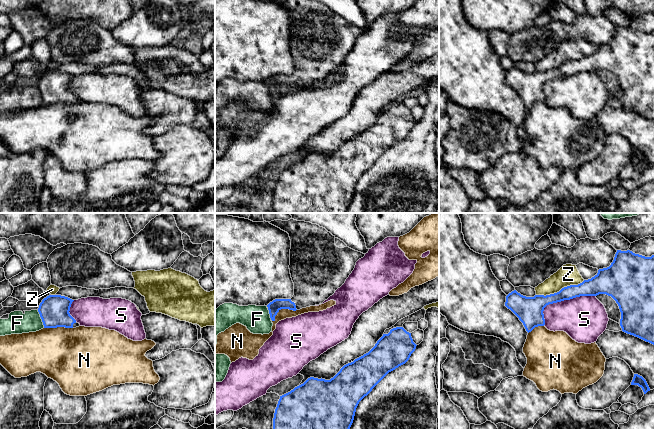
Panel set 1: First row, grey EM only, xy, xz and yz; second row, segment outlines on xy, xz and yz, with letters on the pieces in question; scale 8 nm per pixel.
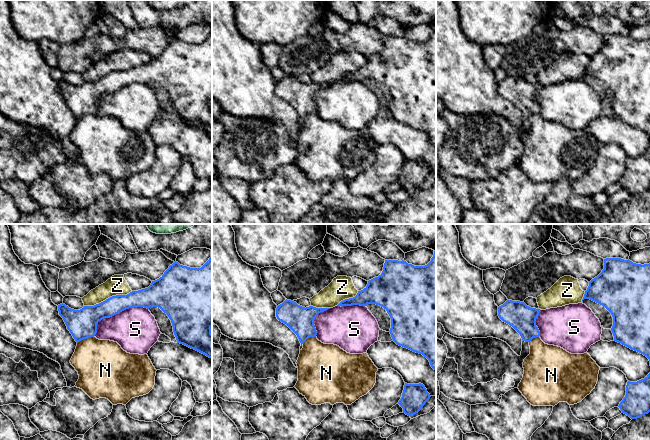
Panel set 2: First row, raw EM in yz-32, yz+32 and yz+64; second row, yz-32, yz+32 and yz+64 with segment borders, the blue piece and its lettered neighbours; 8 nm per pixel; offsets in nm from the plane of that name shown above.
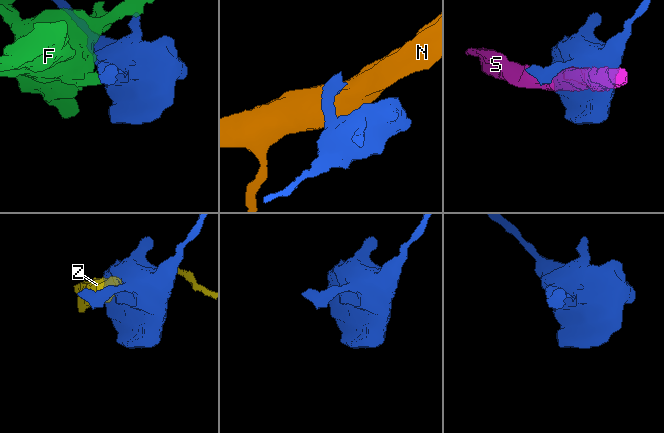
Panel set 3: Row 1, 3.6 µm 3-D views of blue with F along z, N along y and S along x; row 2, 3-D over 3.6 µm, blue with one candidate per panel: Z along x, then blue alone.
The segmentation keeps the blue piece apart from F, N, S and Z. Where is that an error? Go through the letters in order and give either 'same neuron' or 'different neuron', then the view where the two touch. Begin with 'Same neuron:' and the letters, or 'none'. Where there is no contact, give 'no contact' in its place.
Same neuron: none
F: different neuron | xy
N: different neuron | xz
S: different neuron | yz
Z: different neuron | yz

